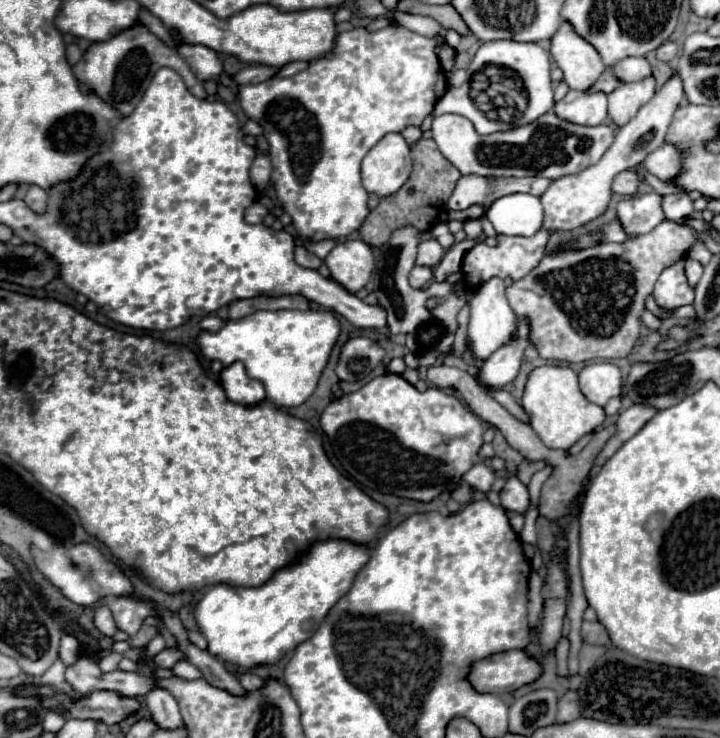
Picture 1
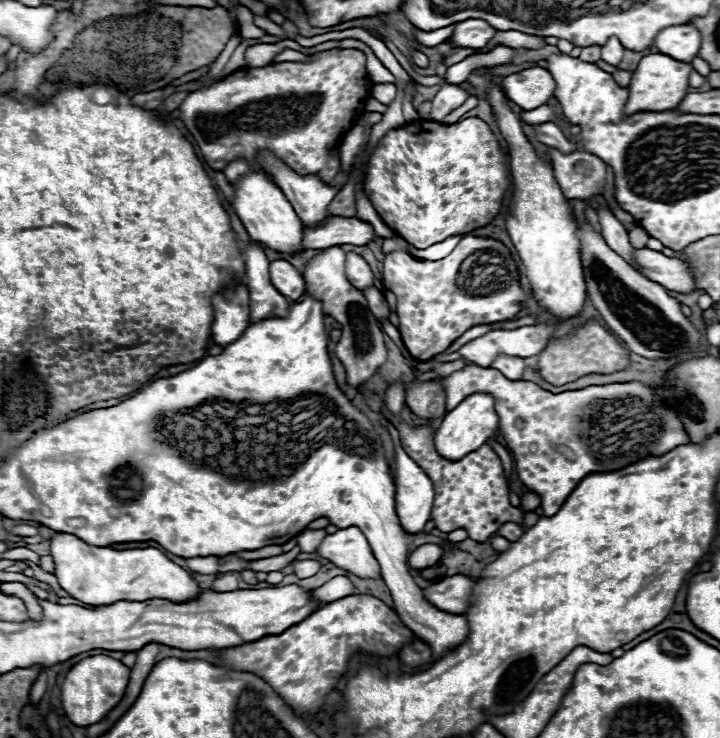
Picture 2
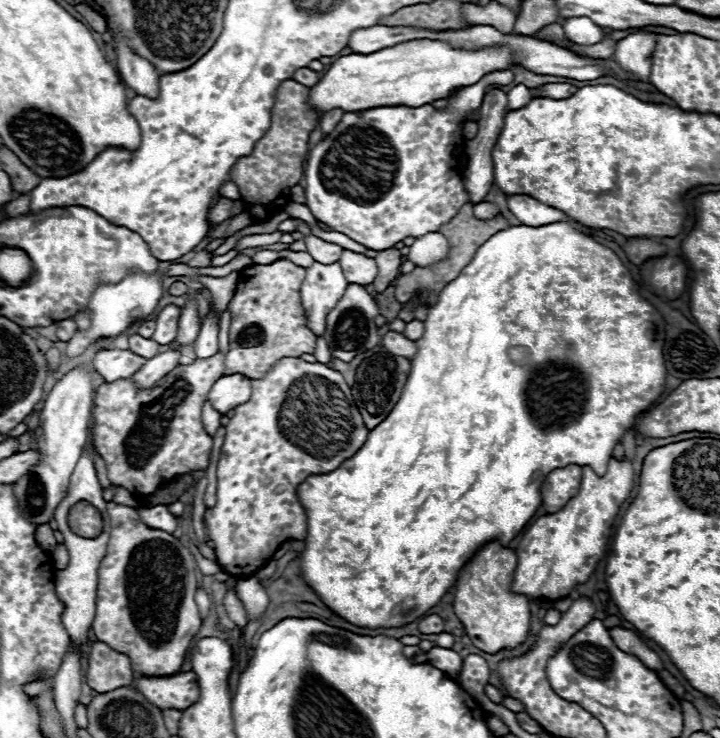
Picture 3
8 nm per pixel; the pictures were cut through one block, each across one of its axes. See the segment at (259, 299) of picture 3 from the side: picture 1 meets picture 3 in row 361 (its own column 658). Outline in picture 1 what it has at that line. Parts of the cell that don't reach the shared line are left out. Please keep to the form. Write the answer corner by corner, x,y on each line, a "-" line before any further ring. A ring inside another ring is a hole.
664,220
652,232
636,238
626,238
620,244
604,242
584,250
566,250
548,254
538,268
526,278
512,282
506,290
506,298
516,316
526,318
530,326
530,342
538,354
546,360
558,362
588,362
596,358
624,358
630,354
634,342
640,336
640,318
646,312
646,298
652,296
658,276
672,264
686,258
694,246
696,236
692,228
680,226
672,220

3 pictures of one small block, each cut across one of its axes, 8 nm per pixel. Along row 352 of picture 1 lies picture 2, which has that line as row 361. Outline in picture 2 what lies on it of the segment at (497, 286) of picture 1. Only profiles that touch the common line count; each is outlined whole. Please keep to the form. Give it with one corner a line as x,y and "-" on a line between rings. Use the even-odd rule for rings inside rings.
538,324
538,326
520,326
514,330
490,330
484,336
478,336
464,344
458,352
462,358
490,368
492,360
502,352
510,356
528,358
540,354
548,342
548,336
556,332
558,324

